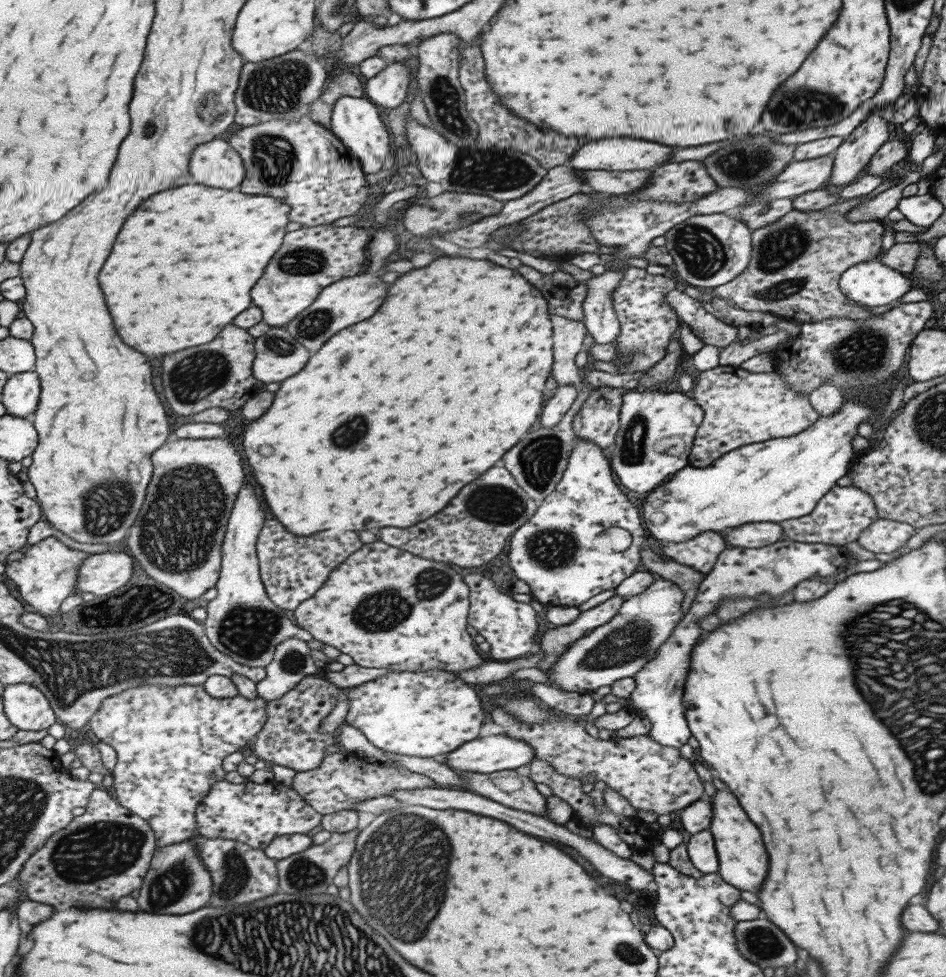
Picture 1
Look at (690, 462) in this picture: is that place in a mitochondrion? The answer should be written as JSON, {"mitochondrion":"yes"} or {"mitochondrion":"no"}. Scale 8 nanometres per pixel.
{"mitochondrion":"no"}

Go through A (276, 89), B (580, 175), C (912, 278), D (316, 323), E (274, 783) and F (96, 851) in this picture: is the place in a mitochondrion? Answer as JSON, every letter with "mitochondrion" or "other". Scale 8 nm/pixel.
{"A":"mitochondrion","B":"other","C":"other","D":"mitochondrion","E":"other","F":"mitochondrion"}

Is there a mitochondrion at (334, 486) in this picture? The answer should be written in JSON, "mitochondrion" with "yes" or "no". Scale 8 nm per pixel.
{"mitochondrion":"no"}

